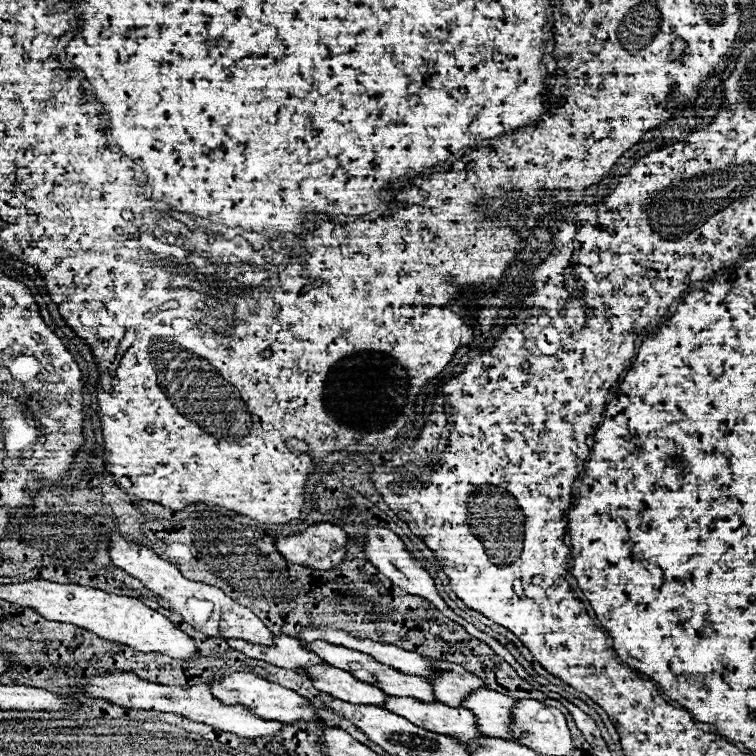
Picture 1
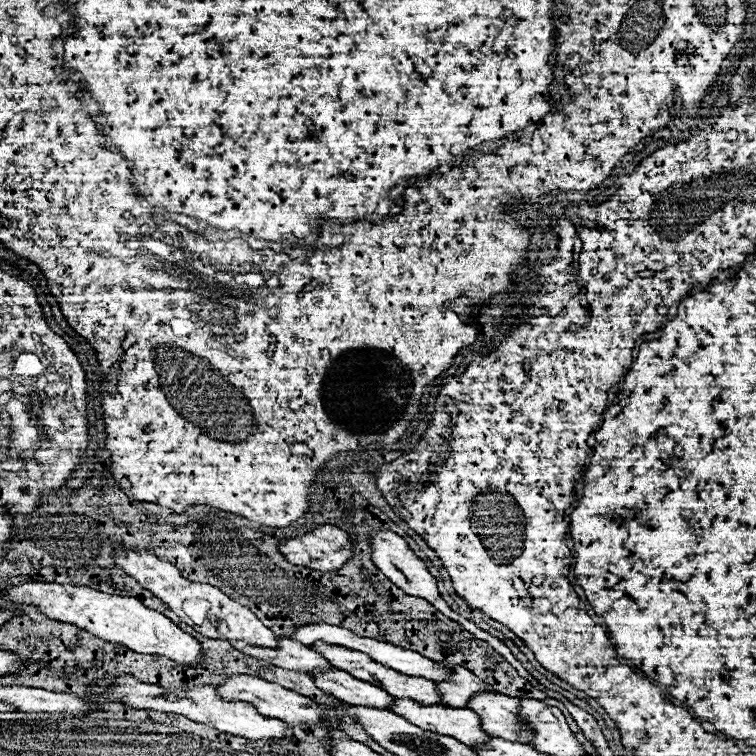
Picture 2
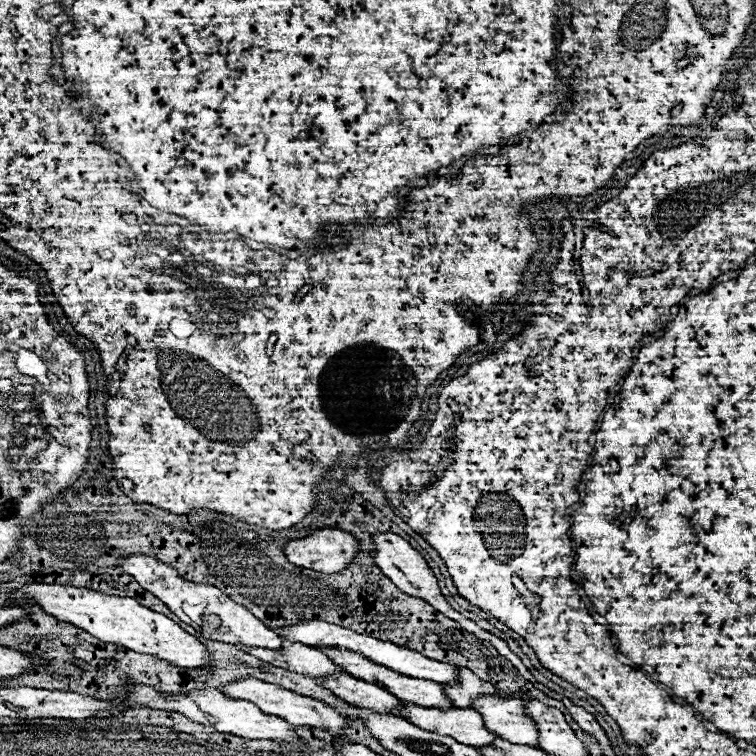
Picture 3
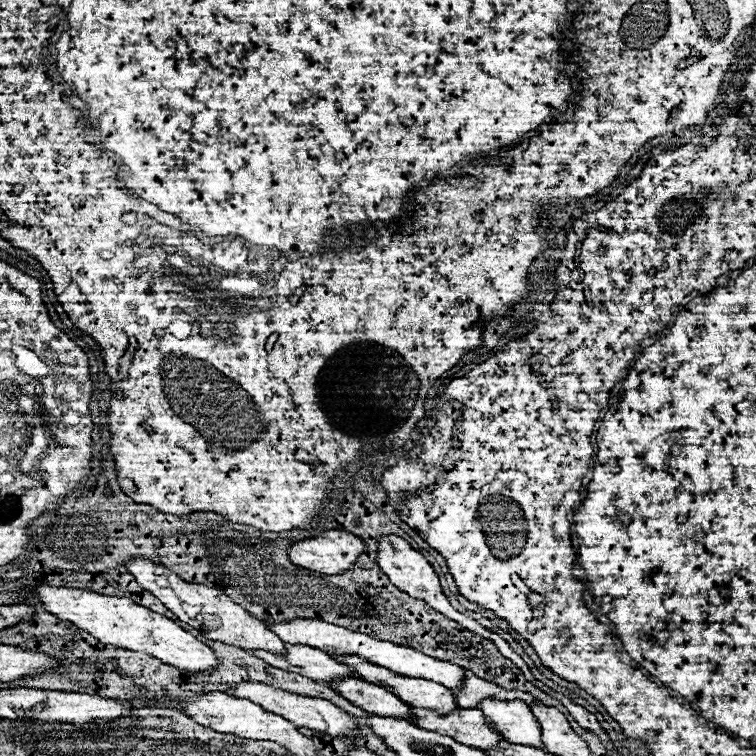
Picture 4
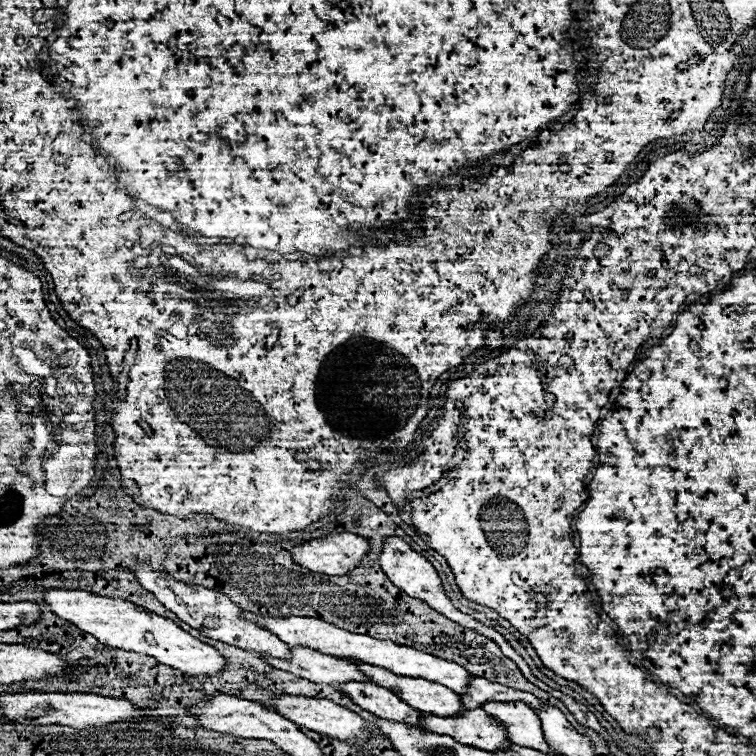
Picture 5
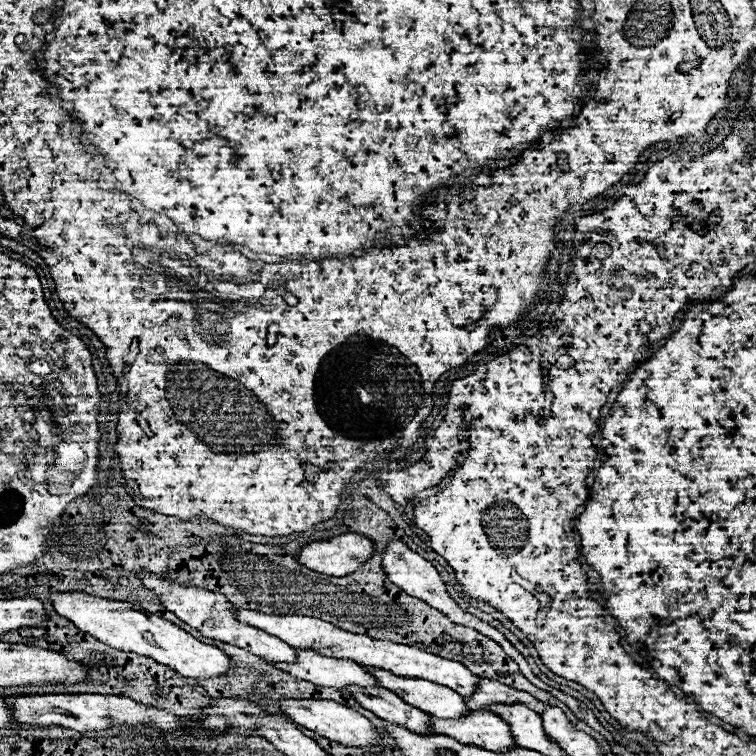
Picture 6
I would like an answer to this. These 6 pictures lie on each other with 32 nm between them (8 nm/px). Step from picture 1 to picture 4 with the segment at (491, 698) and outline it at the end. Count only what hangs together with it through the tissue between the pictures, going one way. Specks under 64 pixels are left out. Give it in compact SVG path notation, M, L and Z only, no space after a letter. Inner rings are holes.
M484 700L478 708L484 710L488 722L492 722L508 742L546 750L542 744L540 724L528 704L520 700Z

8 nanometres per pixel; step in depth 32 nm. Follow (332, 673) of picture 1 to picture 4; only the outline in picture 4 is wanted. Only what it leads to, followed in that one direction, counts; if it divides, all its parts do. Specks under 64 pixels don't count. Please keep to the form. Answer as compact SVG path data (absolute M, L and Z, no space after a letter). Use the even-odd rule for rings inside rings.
M346 678L344 682L332 682L330 686L338 694L342 694L346 700L360 706L366 712L380 714L384 718L396 718L396 720L406 720L410 724L416 724L412 708L408 704L404 704L392 692L384 690L382 686L376 686L376 684L366 682L366 680L354 680L354 678Z

